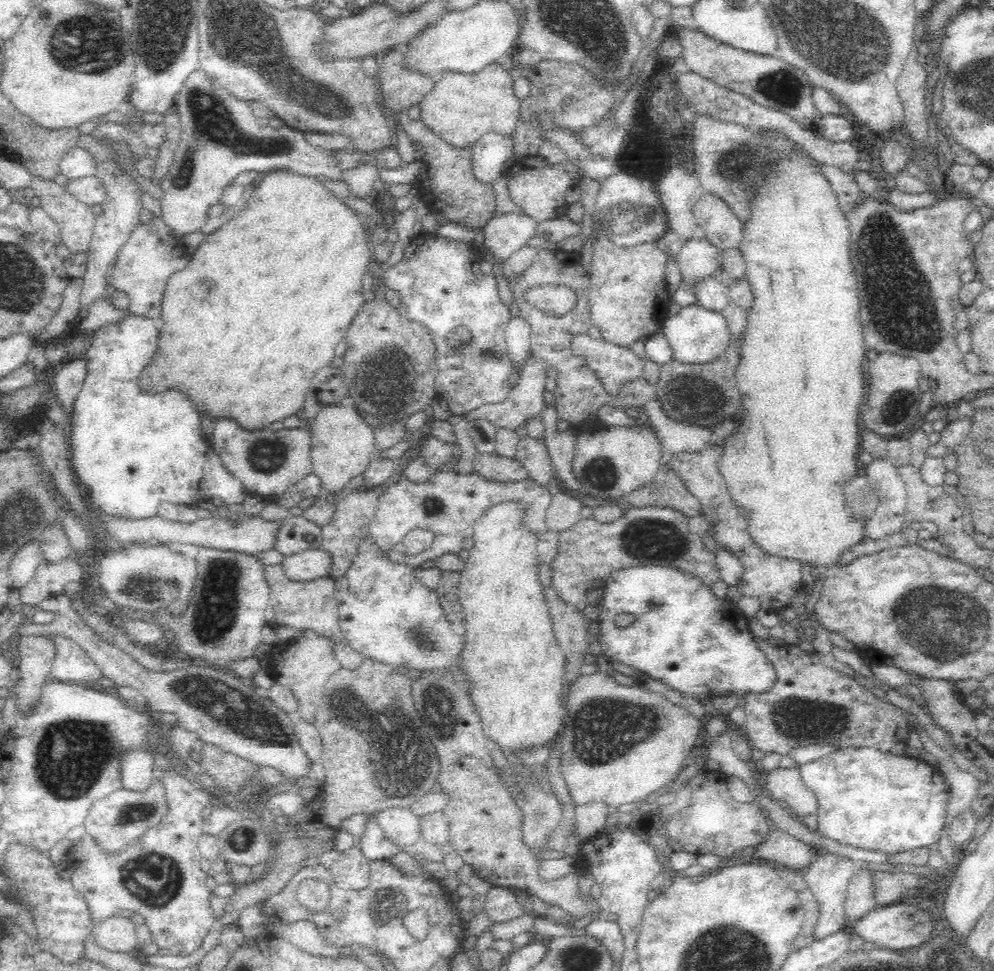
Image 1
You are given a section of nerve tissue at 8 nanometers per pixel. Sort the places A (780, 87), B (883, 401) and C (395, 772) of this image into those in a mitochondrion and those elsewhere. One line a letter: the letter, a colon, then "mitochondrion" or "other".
A: mitochondrion
B: other
C: mitochondrion

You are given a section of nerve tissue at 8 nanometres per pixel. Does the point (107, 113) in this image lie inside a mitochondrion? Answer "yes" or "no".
no

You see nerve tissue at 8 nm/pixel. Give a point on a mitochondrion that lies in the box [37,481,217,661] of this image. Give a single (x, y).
(147, 583)

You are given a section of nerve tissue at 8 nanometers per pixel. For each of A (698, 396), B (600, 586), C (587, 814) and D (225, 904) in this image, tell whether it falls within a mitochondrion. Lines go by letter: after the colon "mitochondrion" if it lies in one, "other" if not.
A: mitochondrion
B: other
C: other
D: other

